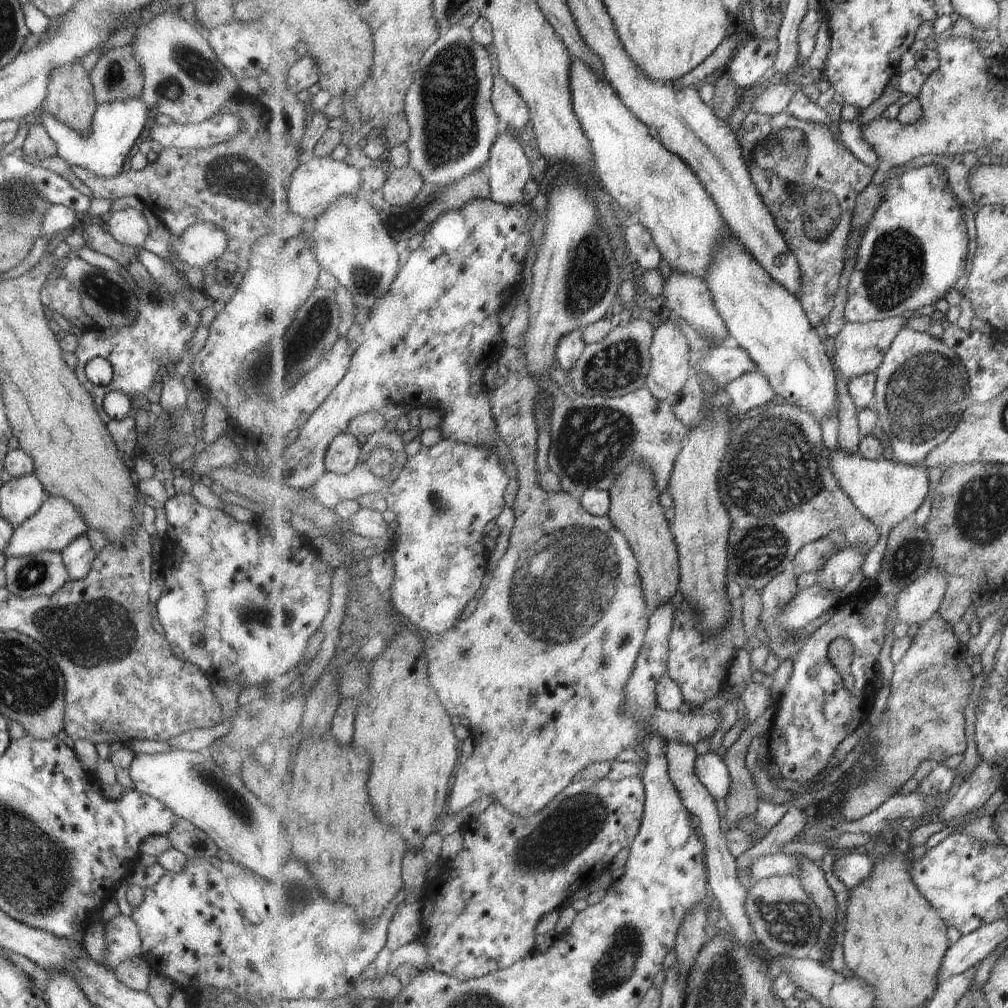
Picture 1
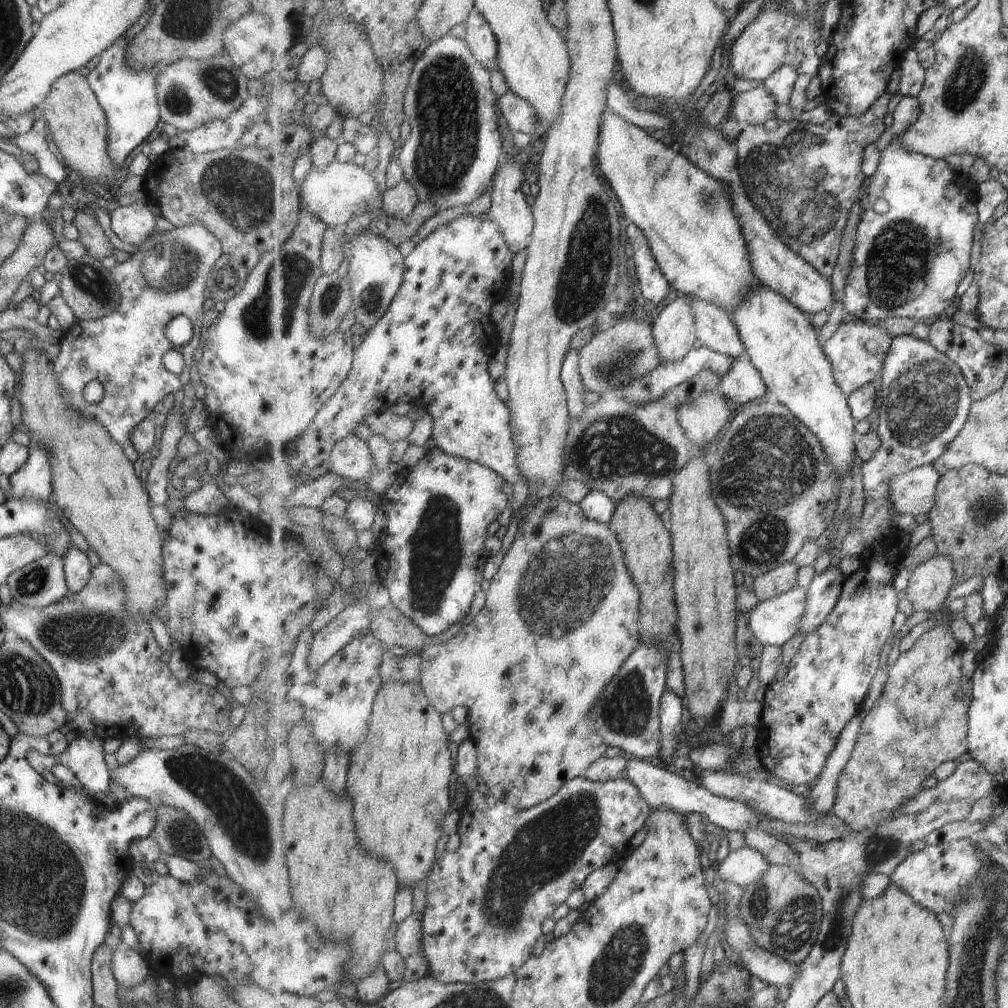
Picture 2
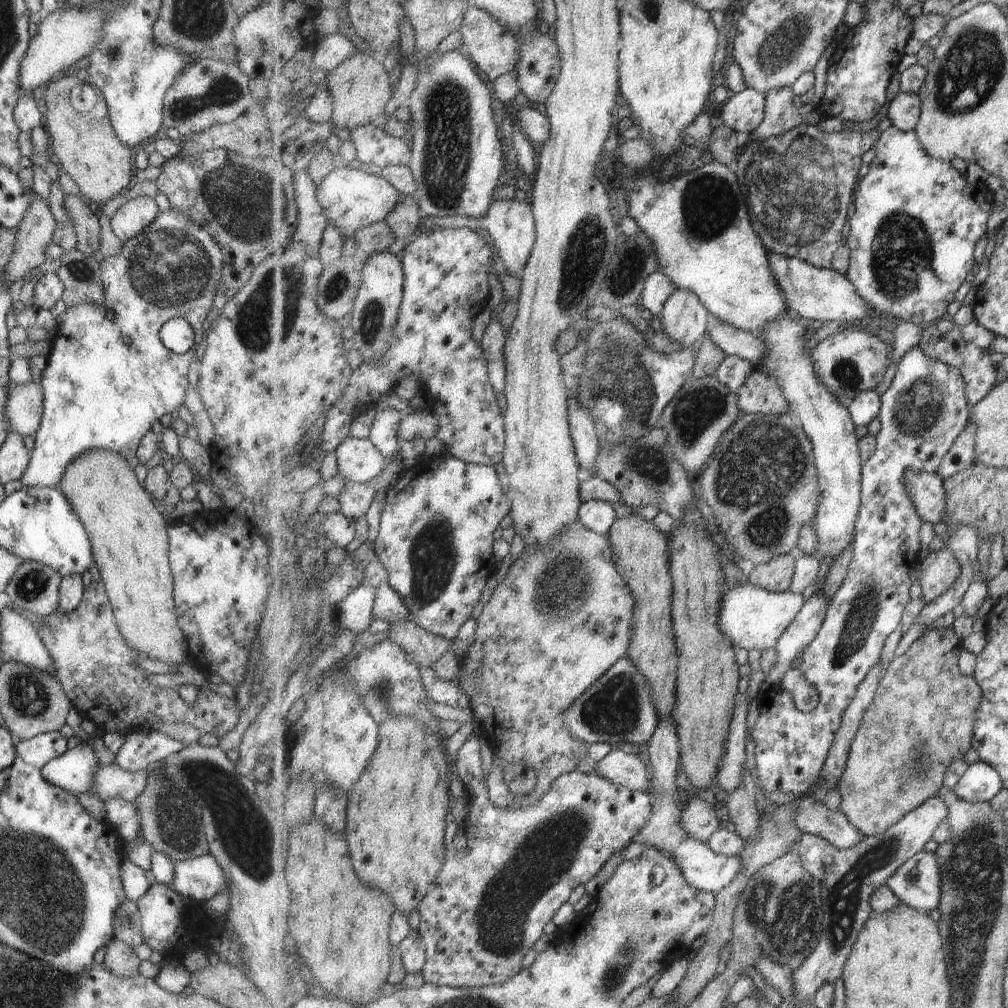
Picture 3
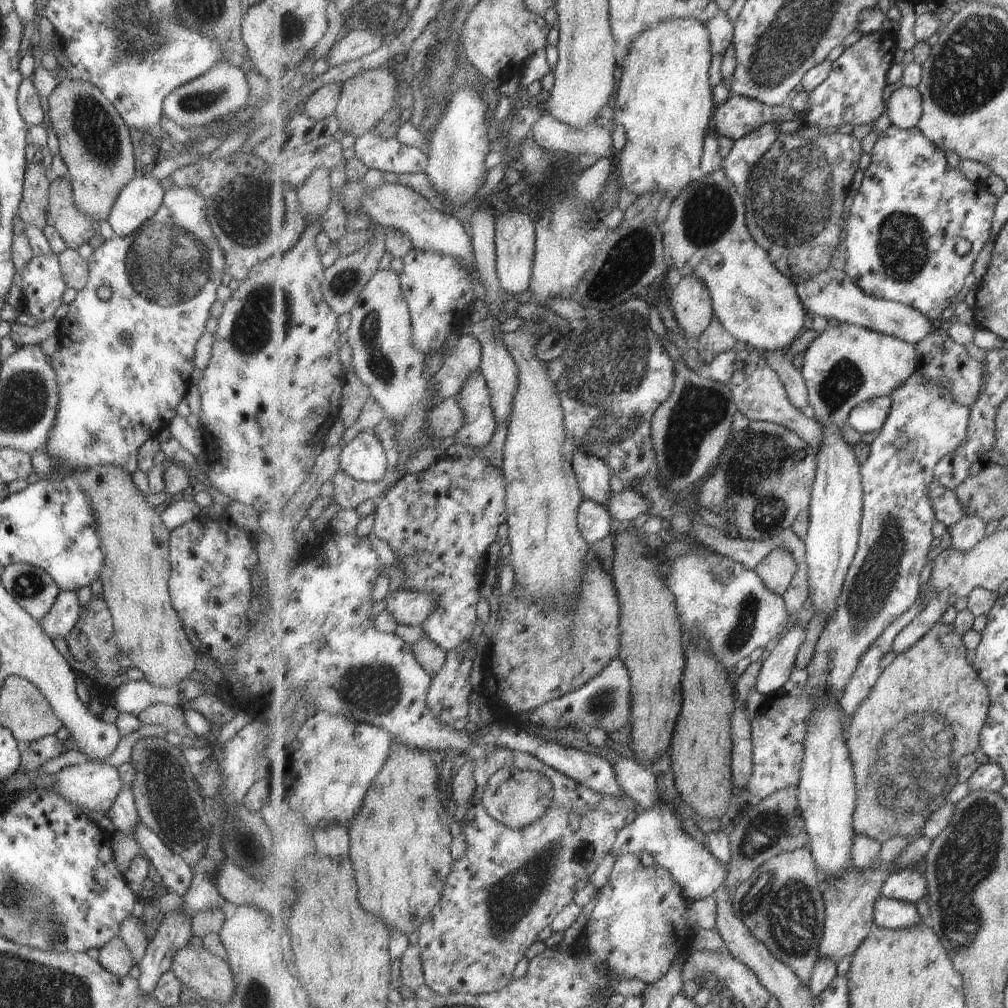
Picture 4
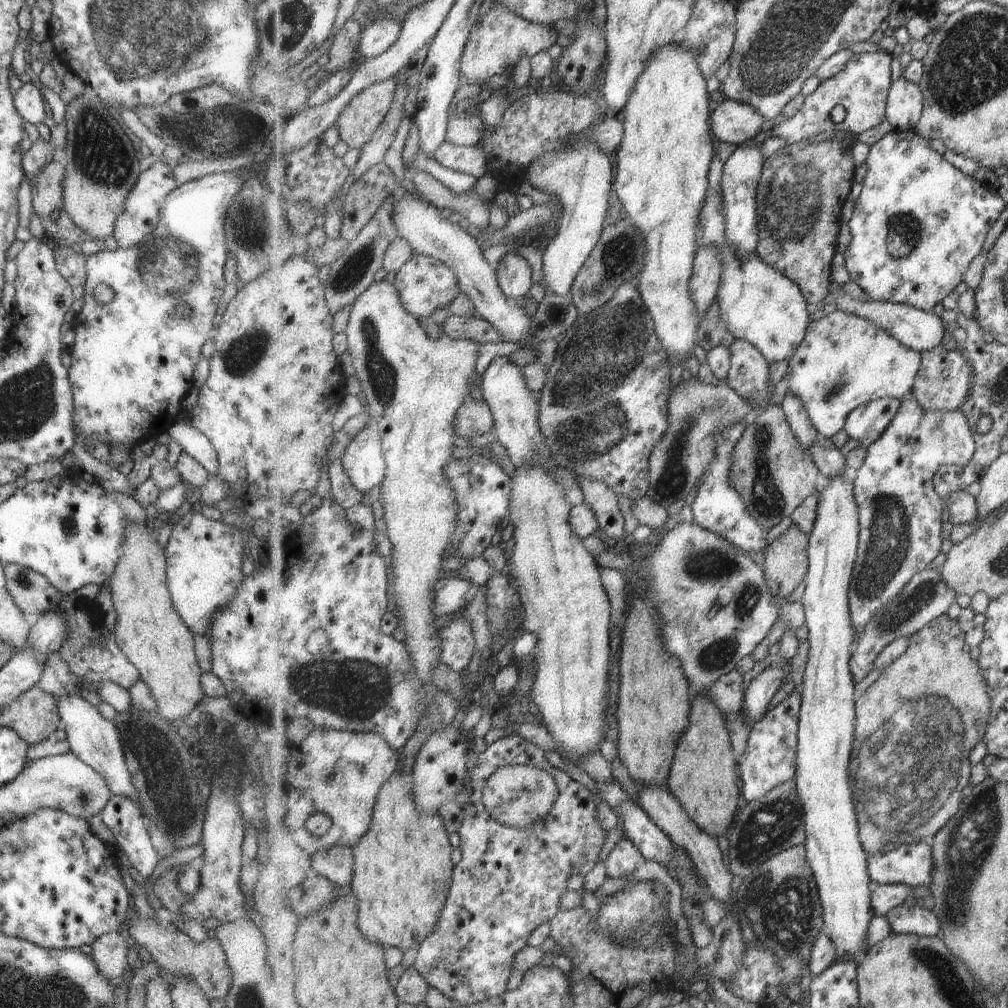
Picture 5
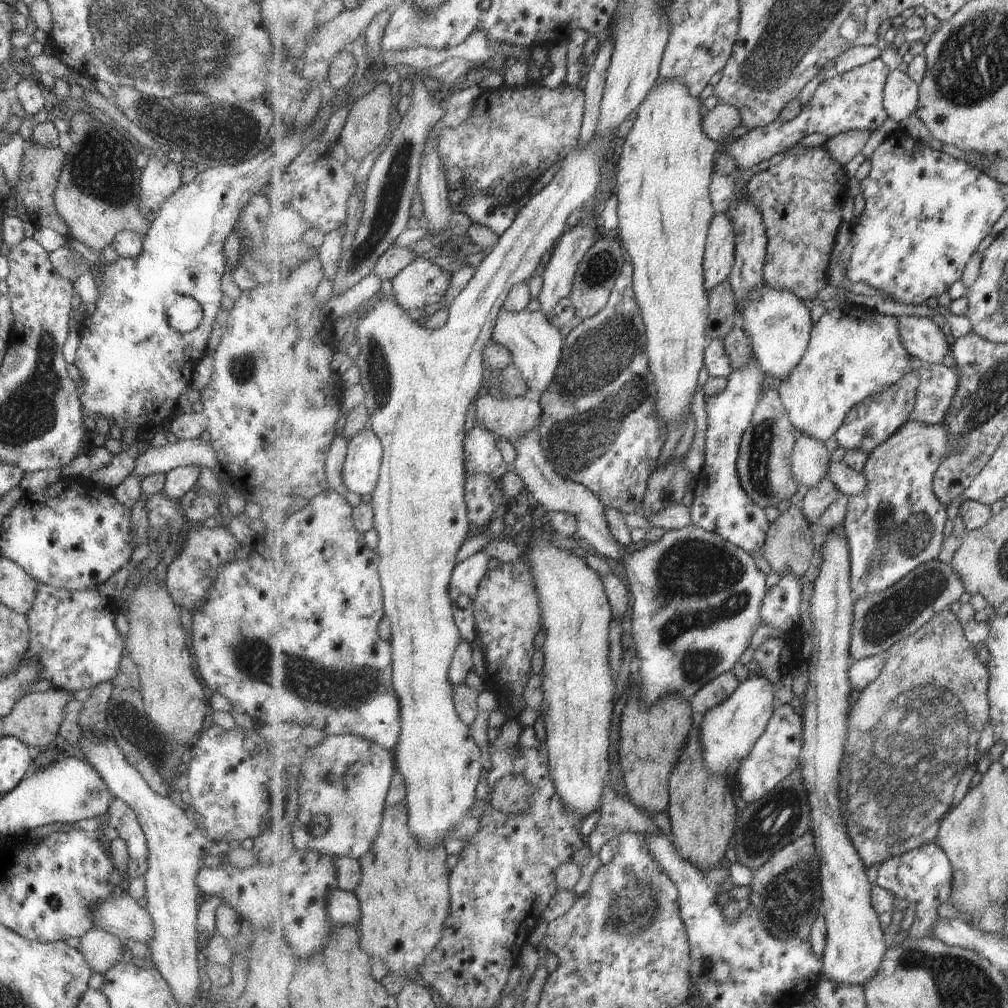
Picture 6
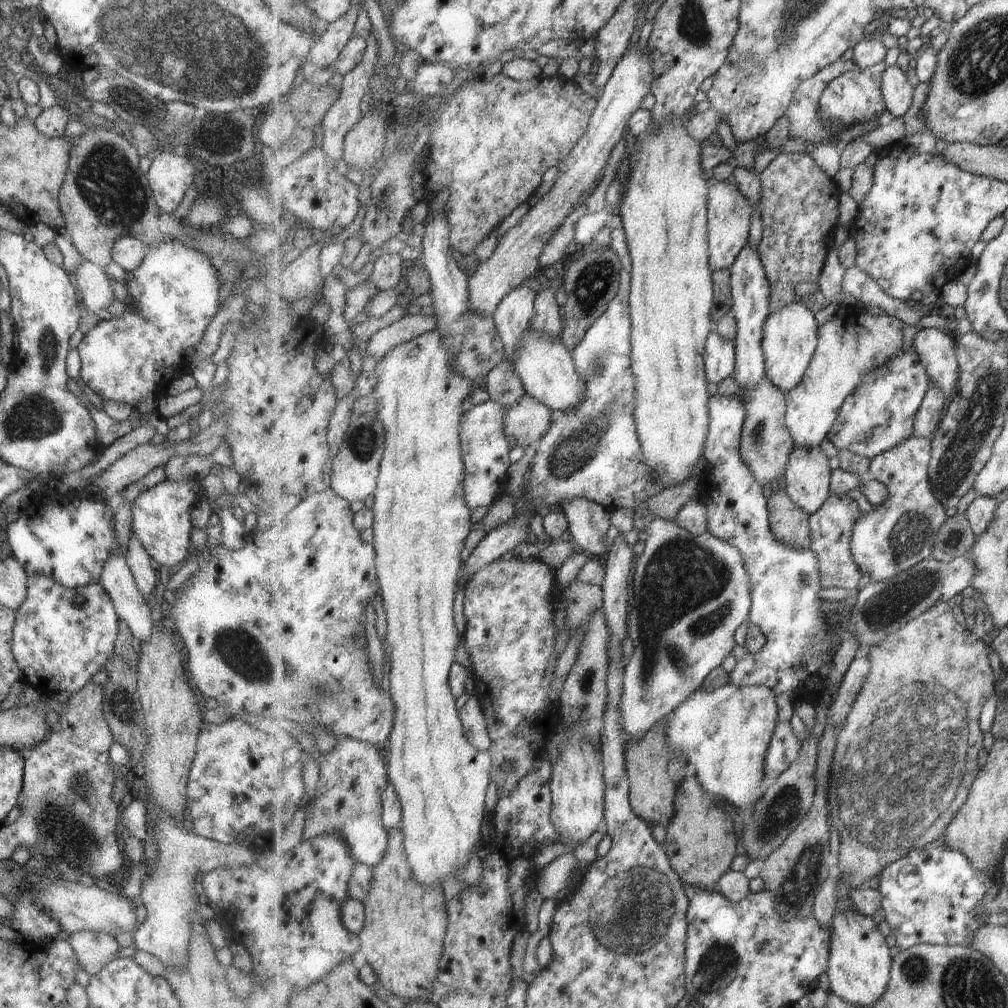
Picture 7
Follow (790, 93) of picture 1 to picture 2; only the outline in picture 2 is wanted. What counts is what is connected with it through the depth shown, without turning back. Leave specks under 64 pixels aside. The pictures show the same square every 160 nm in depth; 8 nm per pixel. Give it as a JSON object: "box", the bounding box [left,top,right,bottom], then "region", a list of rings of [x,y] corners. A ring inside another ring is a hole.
{"box":[732,86,778,125],"region":[[[763,86],[744,93],[736,94],[732,116],[737,118],[739,122],[747,121],[754,125],[760,125],[765,124],[765,122],[775,117],[777,108],[778,102],[776,96],[767,87]]]}

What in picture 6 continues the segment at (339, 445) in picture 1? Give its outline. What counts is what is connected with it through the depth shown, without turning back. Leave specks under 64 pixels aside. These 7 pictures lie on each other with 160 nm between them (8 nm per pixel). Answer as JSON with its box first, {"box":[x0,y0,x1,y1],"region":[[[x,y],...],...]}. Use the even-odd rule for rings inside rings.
{"box":[343,429,384,496],"region":[[[365,429],[348,442],[343,480],[347,490],[359,496],[374,494],[382,472],[384,448],[372,429]]]}

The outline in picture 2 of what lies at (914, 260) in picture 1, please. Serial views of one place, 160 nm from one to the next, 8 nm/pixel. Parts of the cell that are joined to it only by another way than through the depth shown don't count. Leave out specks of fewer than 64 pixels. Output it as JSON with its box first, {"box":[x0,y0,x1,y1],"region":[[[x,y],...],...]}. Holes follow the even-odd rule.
{"box":[842,137,977,324],"region":[[[895,137],[891,144],[882,151],[880,165],[877,172],[870,177],[866,184],[864,194],[861,195],[861,204],[863,214],[862,221],[859,223],[856,247],[854,252],[854,263],[851,274],[848,276],[847,284],[842,295],[842,301],[845,303],[849,315],[859,318],[861,321],[875,324],[885,319],[893,317],[909,317],[917,321],[932,322],[937,318],[944,317],[944,312],[953,304],[953,300],[958,296],[958,288],[966,274],[969,272],[969,264],[971,264],[971,250],[973,250],[973,242],[975,242],[975,224],[977,224],[977,206],[975,206],[975,191],[972,191],[974,184],[968,175],[955,171],[945,159],[936,159],[927,155],[908,151],[899,138]],[[877,200],[885,200],[888,203],[888,211],[886,213],[877,214],[875,210],[875,202]]]}

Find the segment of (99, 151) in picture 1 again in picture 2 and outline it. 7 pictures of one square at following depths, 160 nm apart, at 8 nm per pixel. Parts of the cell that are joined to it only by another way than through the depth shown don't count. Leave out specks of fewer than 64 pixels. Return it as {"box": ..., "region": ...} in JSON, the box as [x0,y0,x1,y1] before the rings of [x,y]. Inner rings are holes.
{"box":[86,34,160,165],"region":[[[124,34],[117,37],[109,49],[98,54],[97,65],[86,75],[87,84],[106,116],[106,153],[117,165],[127,158],[127,154],[145,139],[160,120],[155,90],[159,71],[135,71],[127,67],[126,46],[129,41]]]}

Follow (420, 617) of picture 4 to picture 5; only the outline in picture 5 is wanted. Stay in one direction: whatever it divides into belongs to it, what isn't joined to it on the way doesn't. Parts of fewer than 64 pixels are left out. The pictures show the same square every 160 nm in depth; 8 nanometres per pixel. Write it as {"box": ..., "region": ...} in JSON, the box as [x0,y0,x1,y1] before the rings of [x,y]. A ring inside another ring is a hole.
{"box":[435,575,475,617],"region":[[[446,575],[435,586],[435,614],[437,617],[462,613],[471,601],[475,588],[467,579]]]}

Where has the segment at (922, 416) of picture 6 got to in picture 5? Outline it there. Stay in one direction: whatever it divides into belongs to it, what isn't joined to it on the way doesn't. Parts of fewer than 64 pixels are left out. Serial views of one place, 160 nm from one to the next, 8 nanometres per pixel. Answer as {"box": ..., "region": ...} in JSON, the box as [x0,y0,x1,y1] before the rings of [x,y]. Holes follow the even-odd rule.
{"box":[912,345,973,412],"region":[[[941,345],[938,349],[922,354],[922,369],[915,378],[912,394],[923,410],[931,410],[931,412],[960,411],[969,397],[973,380],[973,370],[960,350],[947,352],[945,346]]]}

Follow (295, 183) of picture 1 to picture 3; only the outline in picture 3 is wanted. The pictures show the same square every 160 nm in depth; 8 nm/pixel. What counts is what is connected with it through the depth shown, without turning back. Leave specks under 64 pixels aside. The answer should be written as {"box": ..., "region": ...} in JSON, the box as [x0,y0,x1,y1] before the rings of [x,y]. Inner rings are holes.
{"box":[316,167,403,234],"region":[[[335,167],[316,187],[319,202],[326,211],[331,224],[348,234],[354,234],[363,227],[373,223],[385,221],[390,216],[403,194],[388,180],[372,175],[360,169],[349,167]]]}

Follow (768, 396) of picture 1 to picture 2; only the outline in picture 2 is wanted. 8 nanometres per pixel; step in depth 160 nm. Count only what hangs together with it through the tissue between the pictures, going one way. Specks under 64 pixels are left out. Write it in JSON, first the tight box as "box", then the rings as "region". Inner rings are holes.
{"box":[719,356,768,404],"region":[[[741,356],[734,362],[733,368],[721,378],[719,385],[723,395],[735,404],[761,402],[768,389],[761,373],[747,356]]]}

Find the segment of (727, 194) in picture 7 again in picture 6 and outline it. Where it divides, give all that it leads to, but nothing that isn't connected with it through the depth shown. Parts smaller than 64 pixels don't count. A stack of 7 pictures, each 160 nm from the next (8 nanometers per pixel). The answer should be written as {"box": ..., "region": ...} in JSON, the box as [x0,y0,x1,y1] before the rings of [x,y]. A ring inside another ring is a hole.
{"box":[704,210,736,294],"region":[[[725,210],[714,216],[706,244],[704,275],[709,294],[716,286],[730,278],[736,261],[735,253],[736,230]]]}

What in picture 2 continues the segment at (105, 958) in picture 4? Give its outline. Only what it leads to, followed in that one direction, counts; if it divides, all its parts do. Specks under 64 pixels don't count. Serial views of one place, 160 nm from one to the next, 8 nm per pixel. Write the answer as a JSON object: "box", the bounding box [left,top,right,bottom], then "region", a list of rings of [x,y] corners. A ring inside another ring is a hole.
{"box":[110,944,152,989],"region":[[[122,944],[114,949],[110,969],[117,986],[124,989],[142,983],[152,971],[143,955]]]}

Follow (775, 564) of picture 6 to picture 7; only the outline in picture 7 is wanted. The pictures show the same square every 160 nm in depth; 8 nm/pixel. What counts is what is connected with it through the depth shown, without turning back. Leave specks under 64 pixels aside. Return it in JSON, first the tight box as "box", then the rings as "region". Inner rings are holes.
{"box":[769,491,812,548],"region":[[[777,491],[769,497],[770,522],[773,532],[783,543],[792,547],[810,548],[812,530],[810,515],[786,492]]]}

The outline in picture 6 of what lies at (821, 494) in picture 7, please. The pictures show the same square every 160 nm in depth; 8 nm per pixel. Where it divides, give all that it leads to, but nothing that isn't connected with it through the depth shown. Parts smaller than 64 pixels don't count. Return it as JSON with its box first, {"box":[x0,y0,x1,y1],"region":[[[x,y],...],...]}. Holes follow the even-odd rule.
{"box":[792,431,831,493],"region":[[[797,431],[797,438],[792,454],[792,470],[795,480],[804,489],[802,492],[806,493],[827,477],[831,451],[824,441],[801,431]]]}

